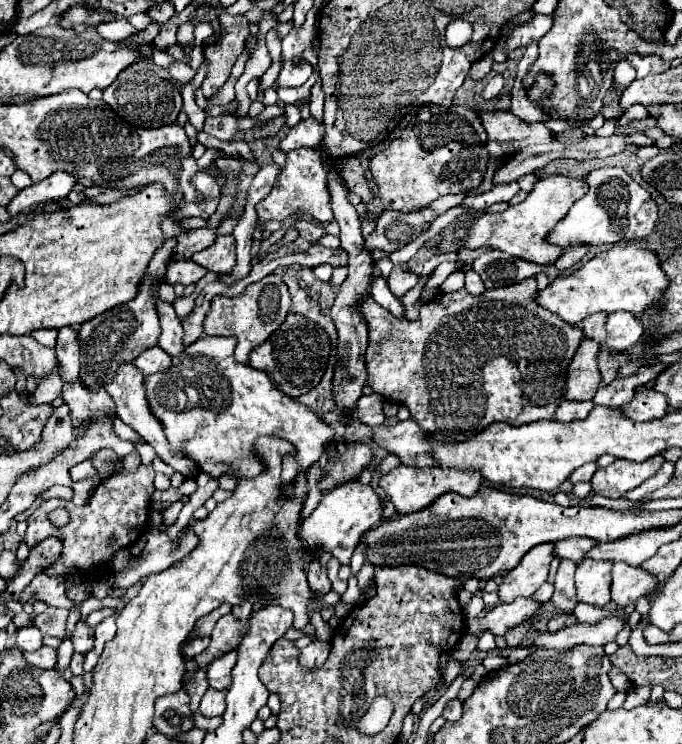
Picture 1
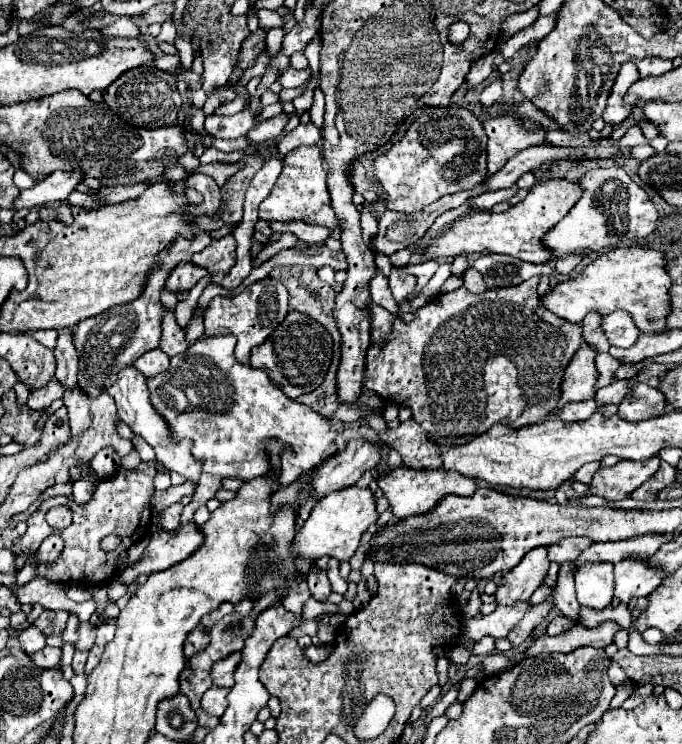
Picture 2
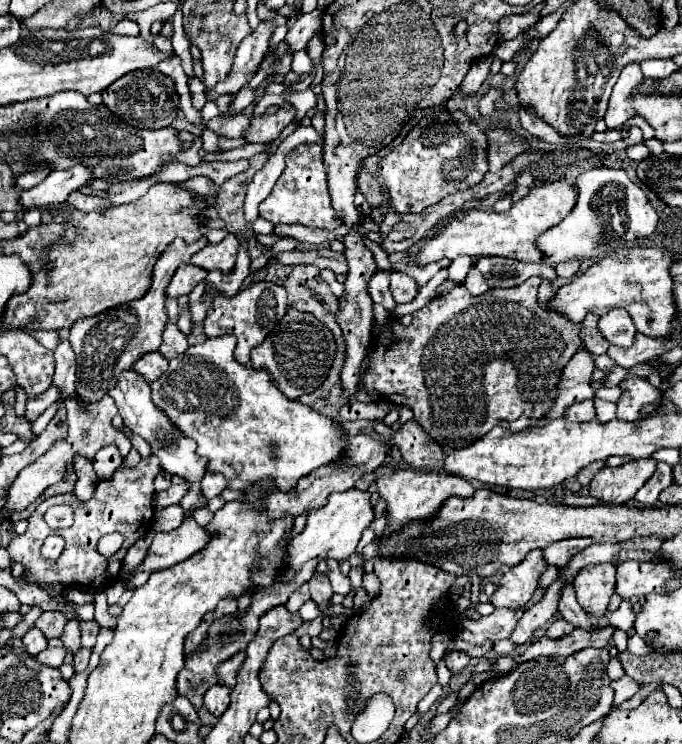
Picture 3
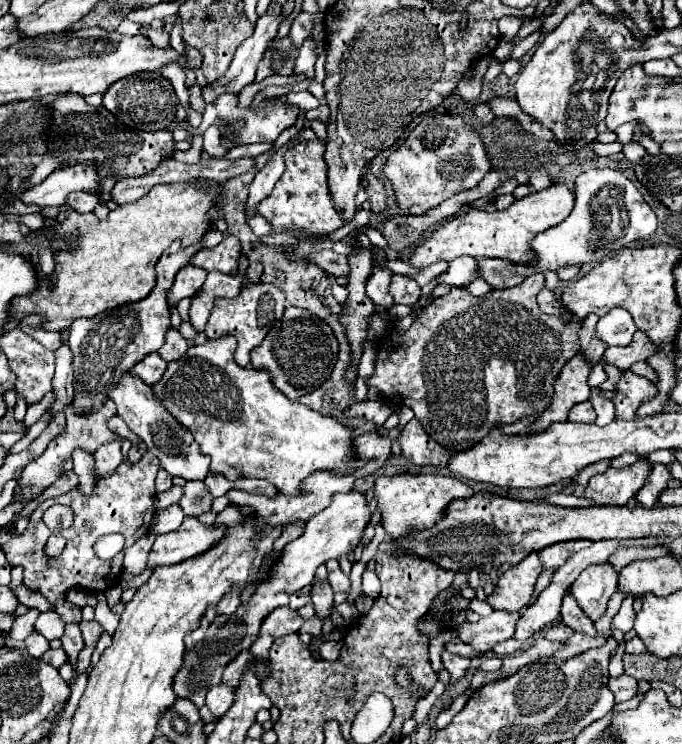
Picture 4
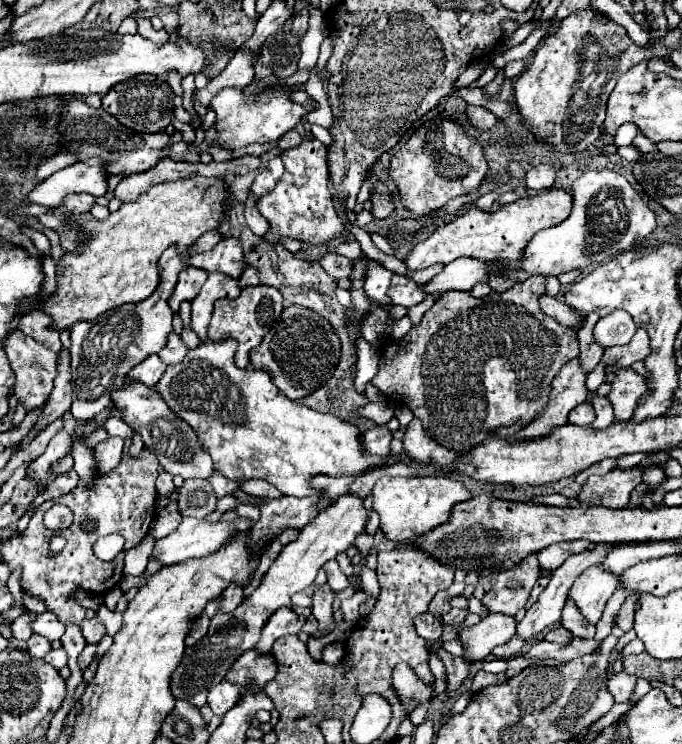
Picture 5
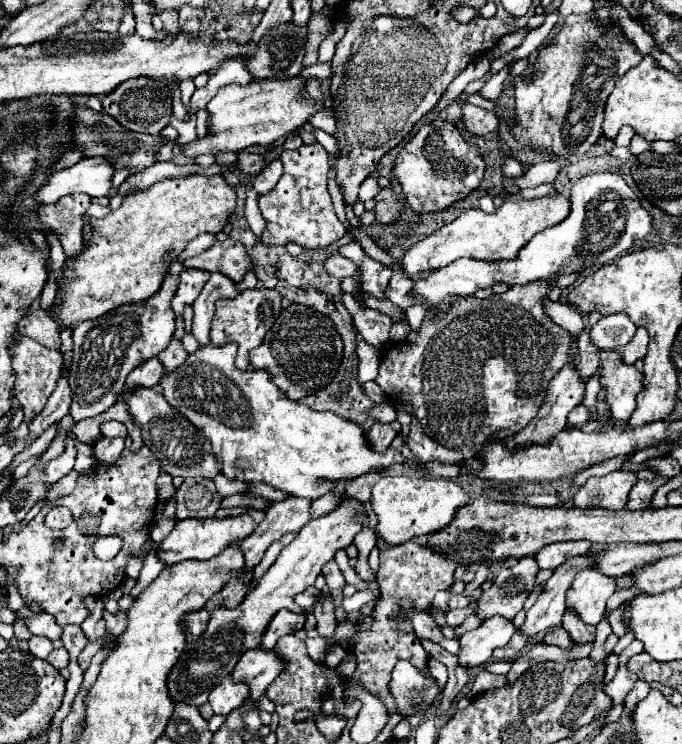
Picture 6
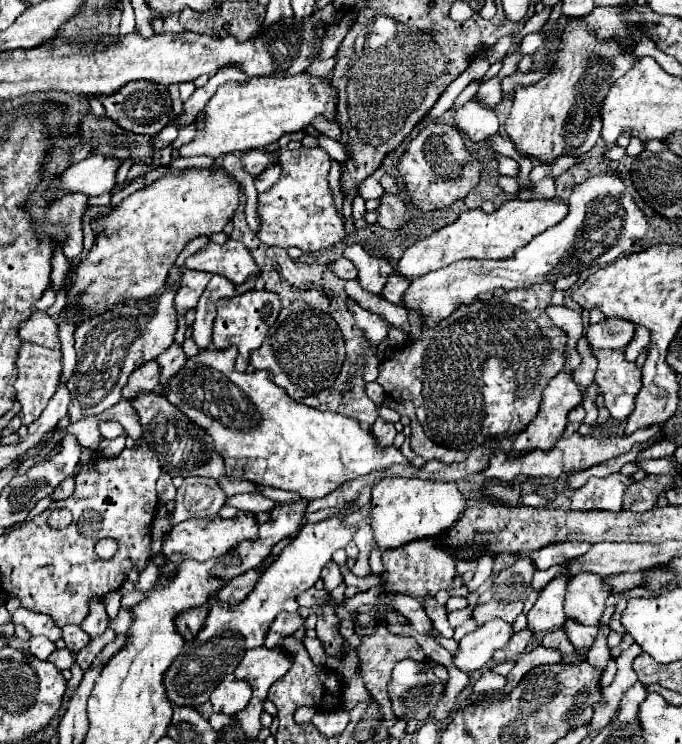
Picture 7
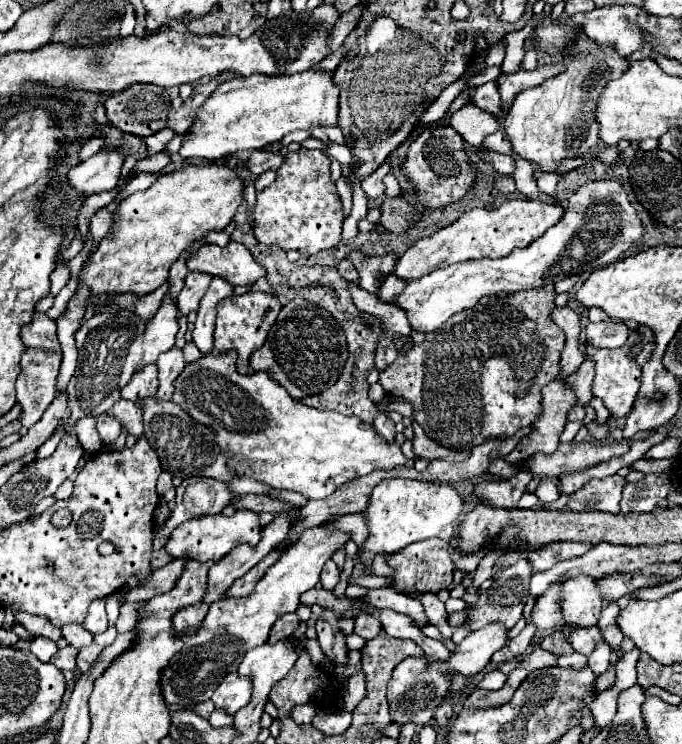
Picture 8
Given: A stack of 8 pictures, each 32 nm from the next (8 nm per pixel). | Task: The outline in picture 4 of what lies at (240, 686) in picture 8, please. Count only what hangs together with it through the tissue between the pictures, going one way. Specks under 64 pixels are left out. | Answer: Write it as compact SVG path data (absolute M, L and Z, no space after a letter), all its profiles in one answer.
M218 684L218 686L208 690L208 694L206 694L206 706L210 708L210 712L216 718L224 716L224 712L232 706L232 694L234 694L234 688L230 688L228 684Z

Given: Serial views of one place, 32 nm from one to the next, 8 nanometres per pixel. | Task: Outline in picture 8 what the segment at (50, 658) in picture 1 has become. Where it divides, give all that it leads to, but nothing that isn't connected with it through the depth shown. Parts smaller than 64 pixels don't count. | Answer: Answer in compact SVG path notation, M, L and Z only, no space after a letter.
M62 648L62 650L58 650L58 654L54 656L54 660L50 660L56 668L60 668L60 670L74 670L74 666L76 666L76 654L78 654L78 650L76 648Z

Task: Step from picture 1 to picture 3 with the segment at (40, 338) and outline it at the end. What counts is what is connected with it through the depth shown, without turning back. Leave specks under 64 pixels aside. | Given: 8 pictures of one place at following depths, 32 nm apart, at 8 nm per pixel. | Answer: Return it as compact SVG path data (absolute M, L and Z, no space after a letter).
M26 330L30 336L34 336L42 346L46 346L48 350L54 350L56 348L56 342L58 342L58 332L54 330Z

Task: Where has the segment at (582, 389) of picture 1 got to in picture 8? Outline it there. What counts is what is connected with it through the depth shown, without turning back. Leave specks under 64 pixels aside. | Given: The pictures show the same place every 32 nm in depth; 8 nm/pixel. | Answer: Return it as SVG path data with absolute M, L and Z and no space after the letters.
M566 378L552 380L544 388L542 398L544 398L544 412L540 412L540 416L532 422L532 432L524 436L516 444L516 448L506 456L506 460L512 464L522 462L536 452L542 454L554 452L560 442L560 434L566 426L568 410L578 404L578 396L574 388L566 382Z

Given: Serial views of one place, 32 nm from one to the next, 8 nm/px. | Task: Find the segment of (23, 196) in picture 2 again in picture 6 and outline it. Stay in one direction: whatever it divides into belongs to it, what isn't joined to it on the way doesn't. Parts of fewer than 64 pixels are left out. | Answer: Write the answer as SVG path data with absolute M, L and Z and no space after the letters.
M102 156L82 158L78 164L58 170L50 180L36 190L34 200L38 204L56 204L62 196L84 192L88 196L106 196L110 190L112 166Z

